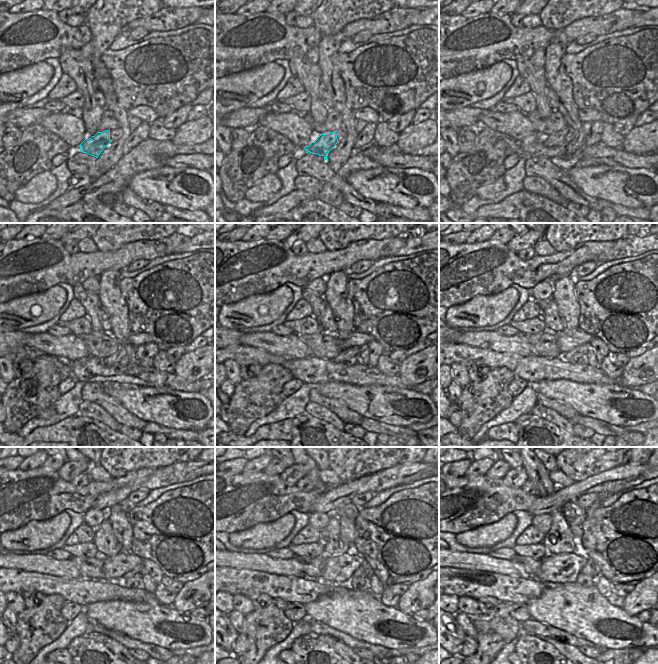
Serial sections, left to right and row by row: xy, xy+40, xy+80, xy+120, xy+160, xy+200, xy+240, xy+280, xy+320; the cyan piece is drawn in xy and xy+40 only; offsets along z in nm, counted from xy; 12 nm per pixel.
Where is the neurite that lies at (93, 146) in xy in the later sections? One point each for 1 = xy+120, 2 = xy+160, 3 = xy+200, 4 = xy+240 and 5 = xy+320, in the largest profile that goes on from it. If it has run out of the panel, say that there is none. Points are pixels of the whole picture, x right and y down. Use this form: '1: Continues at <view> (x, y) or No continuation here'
1: Continues at xy+120 (113, 359)
2: Continues at xy+160 (343, 356)
3: Continues at xy+200 (583, 349)
4: Continues at xy+240 (139, 571)
5: Continues at xy+320 (591, 568)

